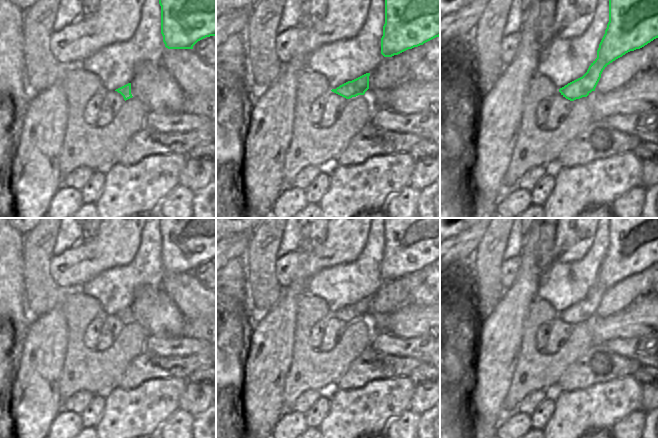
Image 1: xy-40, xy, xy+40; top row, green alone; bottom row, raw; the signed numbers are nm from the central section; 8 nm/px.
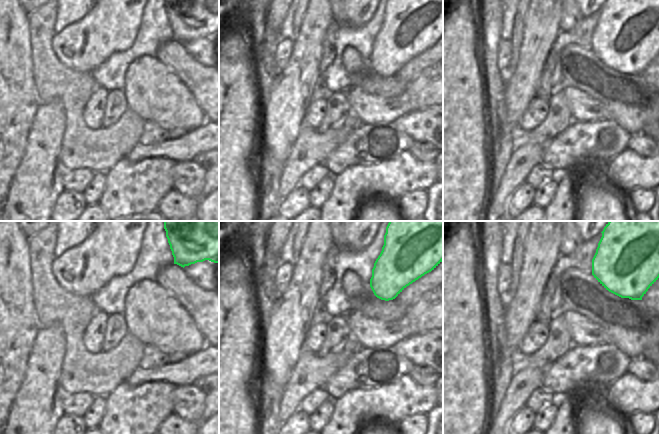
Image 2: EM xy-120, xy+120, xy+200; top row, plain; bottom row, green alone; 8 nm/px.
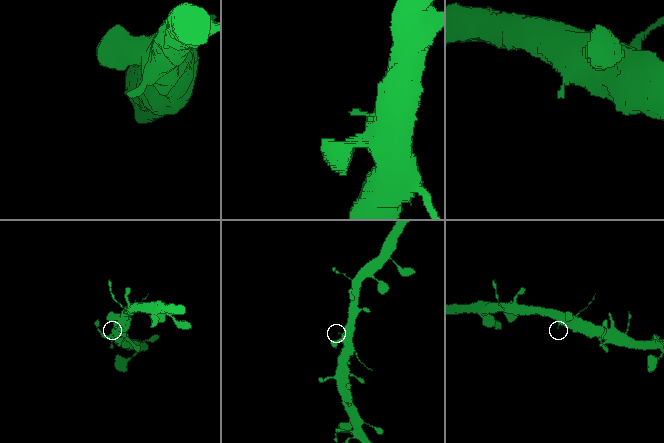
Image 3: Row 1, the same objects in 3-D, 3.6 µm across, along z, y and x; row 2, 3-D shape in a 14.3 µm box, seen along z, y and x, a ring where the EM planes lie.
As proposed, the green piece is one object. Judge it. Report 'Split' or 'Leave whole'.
Leave whole.

